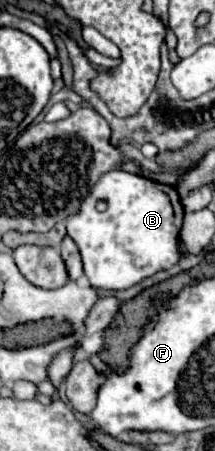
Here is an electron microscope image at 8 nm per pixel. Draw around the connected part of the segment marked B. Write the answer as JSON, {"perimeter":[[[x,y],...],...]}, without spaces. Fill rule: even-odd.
{"perimeter":[[[113,170],[93,186],[91,196],[81,204],[81,212],[77,212],[77,216],[69,216],[65,224],[67,234],[79,246],[83,270],[91,286],[101,290],[125,290],[179,262],[177,244],[181,220],[183,206],[173,186]],[[99,200],[107,202],[105,212],[97,212],[95,204]]]}

